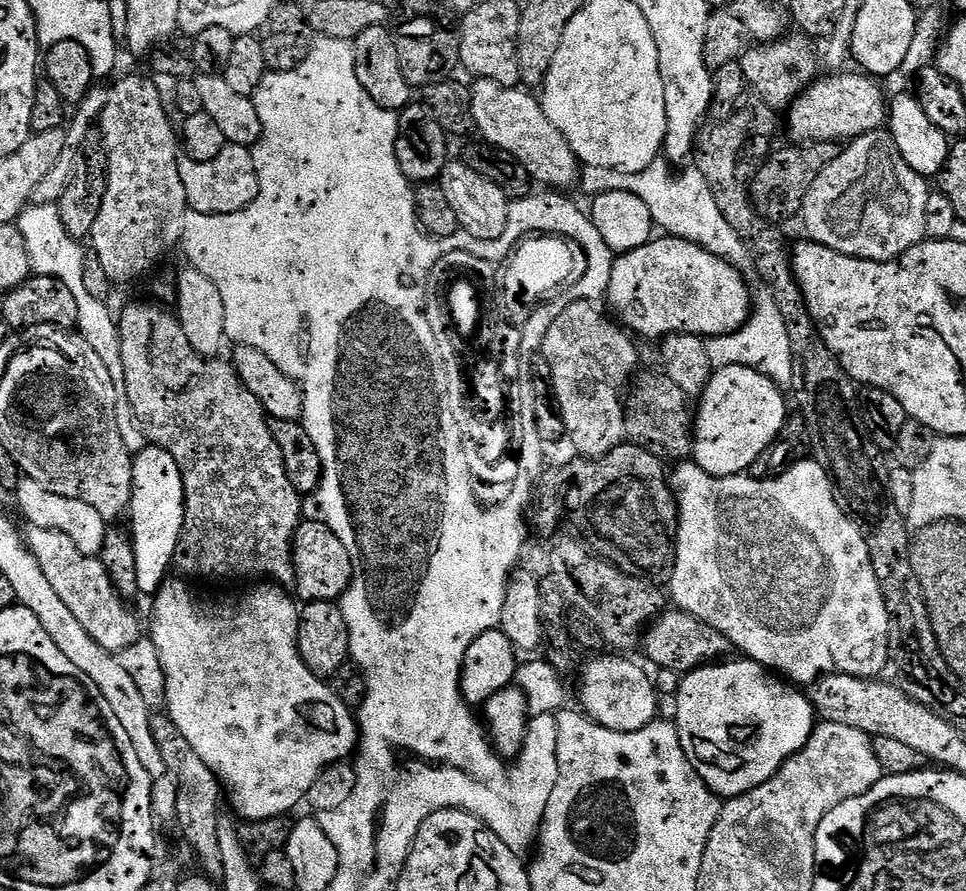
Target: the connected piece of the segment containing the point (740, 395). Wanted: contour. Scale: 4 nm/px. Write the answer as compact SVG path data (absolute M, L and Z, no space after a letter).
M746 366L715 369L706 390L698 397L700 409L697 407L694 412L692 456L695 464L711 476L738 476L747 473L752 463L764 455L774 441L780 439L784 422L790 415L790 409L784 405L784 396L782 389L758 370L750 370Z

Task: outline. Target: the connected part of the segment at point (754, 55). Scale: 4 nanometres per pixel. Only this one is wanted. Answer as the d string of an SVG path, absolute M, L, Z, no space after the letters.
M789 34L773 44L759 44L740 57L742 74L746 82L766 102L766 106L777 110L787 110L817 79L816 60L818 64L818 48L811 39L803 34Z

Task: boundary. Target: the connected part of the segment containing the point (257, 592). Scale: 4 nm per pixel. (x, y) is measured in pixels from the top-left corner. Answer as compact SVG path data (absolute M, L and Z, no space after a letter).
M179 579L165 580L151 601L150 638L166 674L166 715L178 726L178 734L190 742L194 754L210 766L227 791L232 791L232 804L245 821L288 816L291 808L302 804L310 786L314 786L314 778L326 766L347 761L357 751L357 717L302 662L298 650L300 608L283 587L257 583L241 598L240 608L231 612L212 604L203 608L188 589L189 581Z

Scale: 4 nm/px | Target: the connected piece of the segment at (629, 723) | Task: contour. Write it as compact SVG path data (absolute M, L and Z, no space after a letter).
M608 654L612 656L596 656L584 669L580 672L580 704L579 707L586 713L588 719L594 721L596 724L601 724L606 730L614 730L615 732L637 732L642 730L646 725L651 724L653 720L657 719L658 712L656 712L656 700L658 701L658 693L656 685L651 675L647 676L634 661L628 660L632 658L625 658L620 654Z

